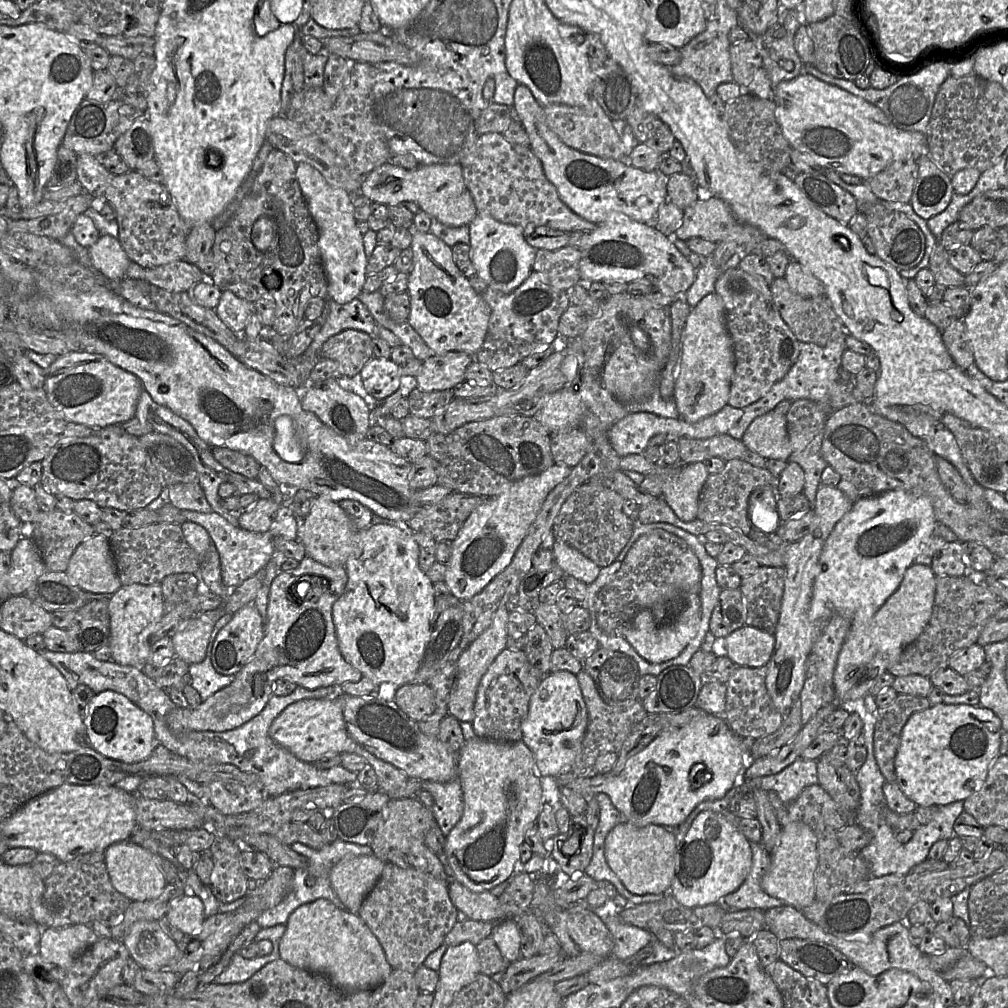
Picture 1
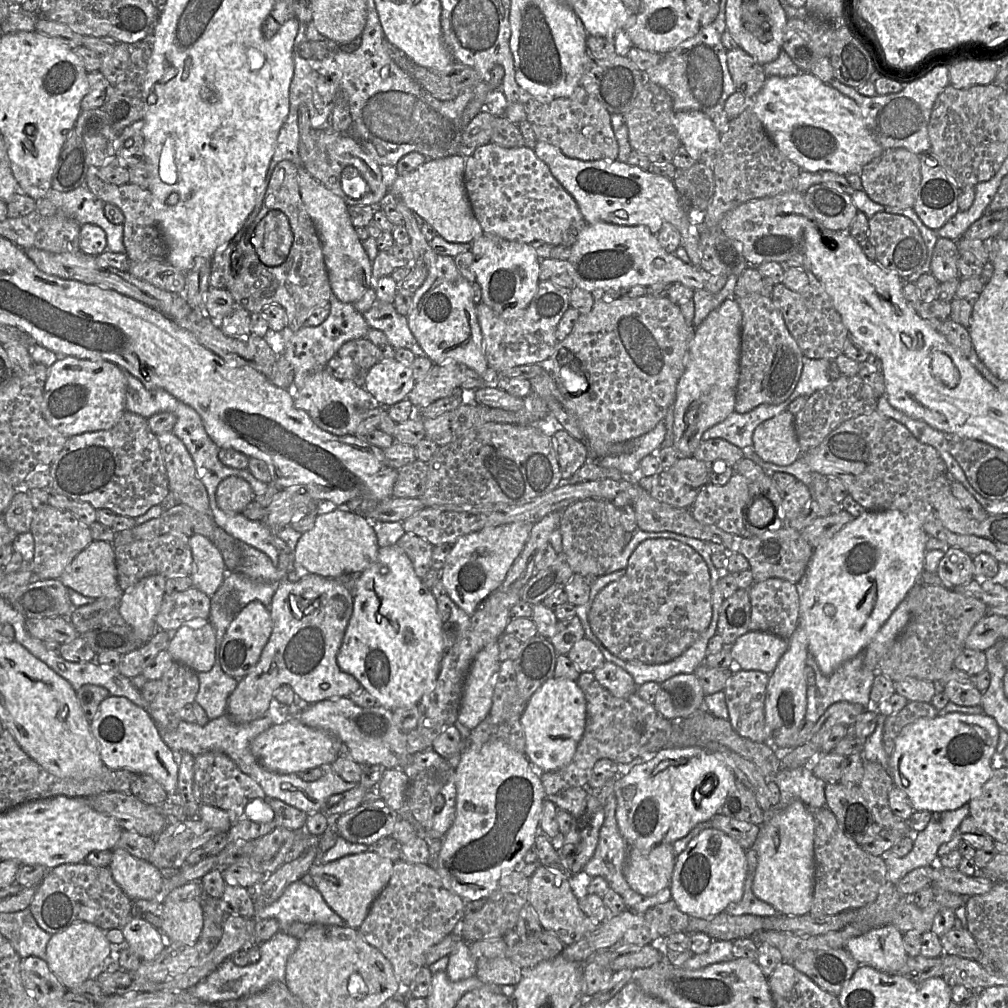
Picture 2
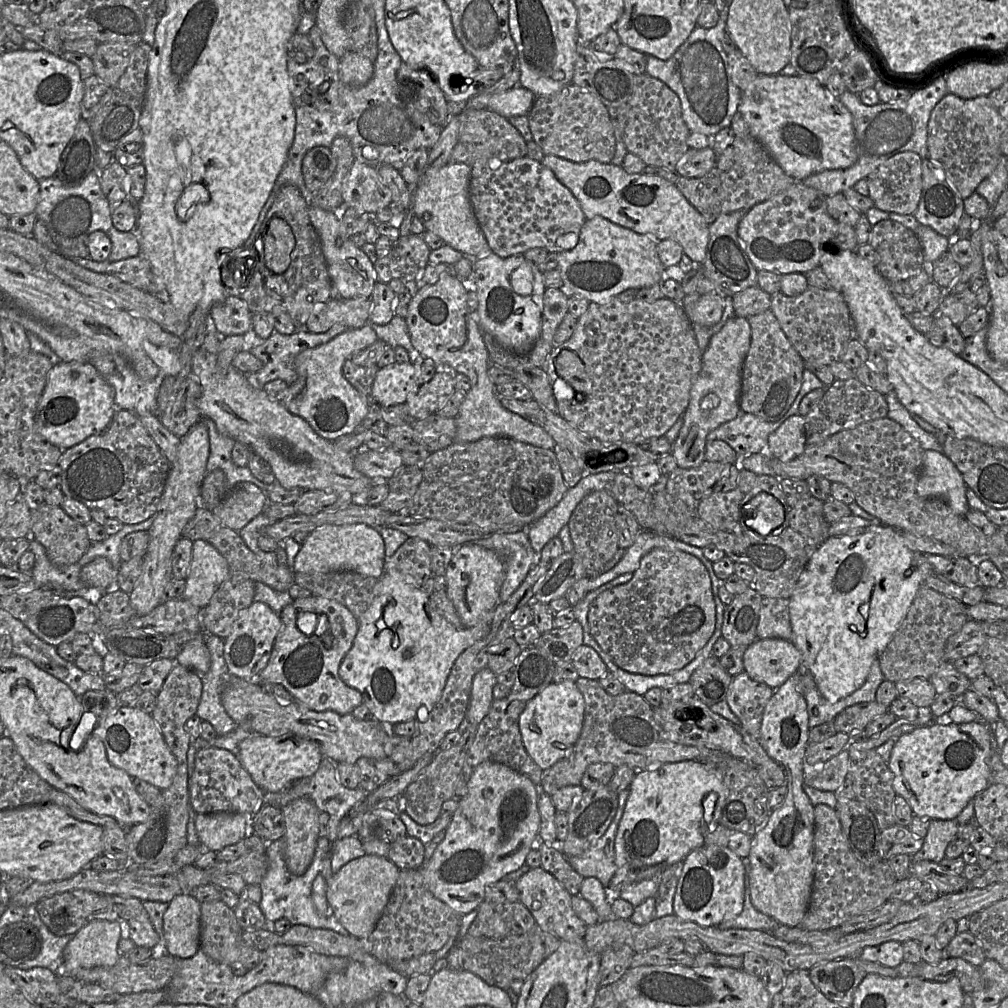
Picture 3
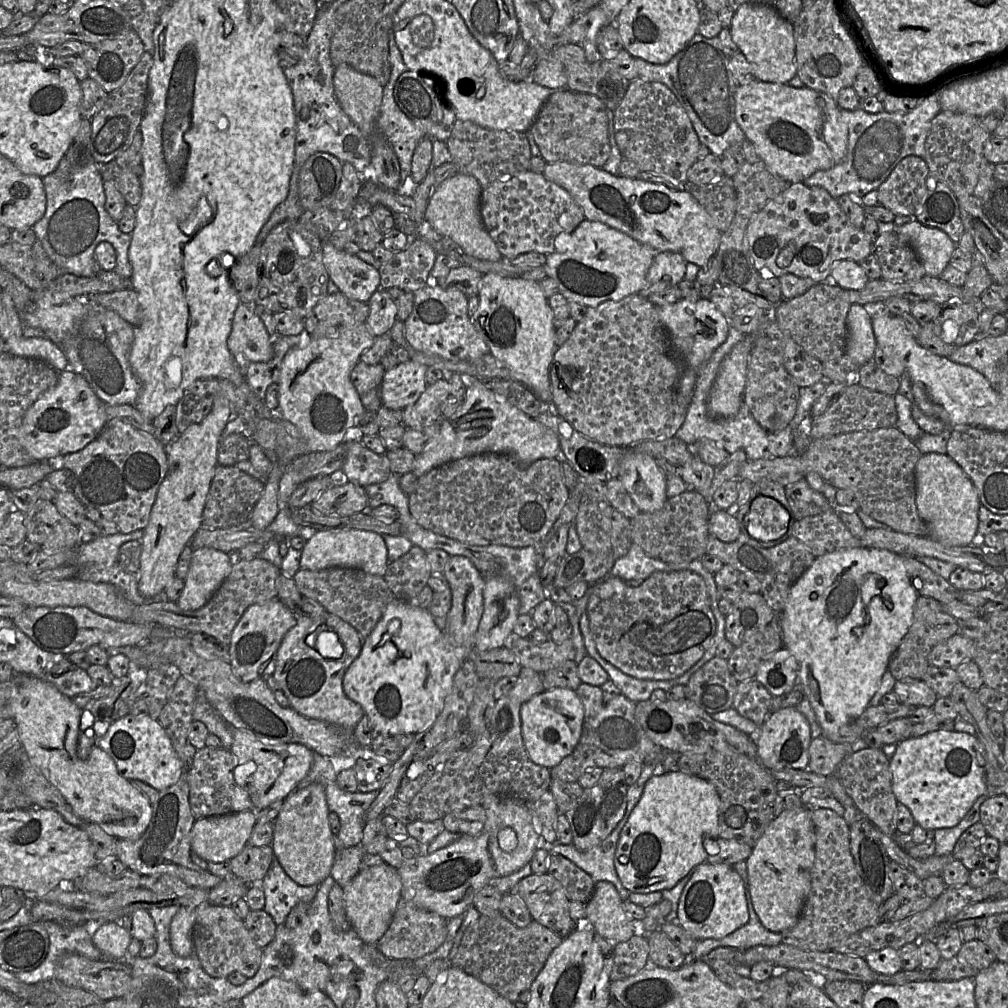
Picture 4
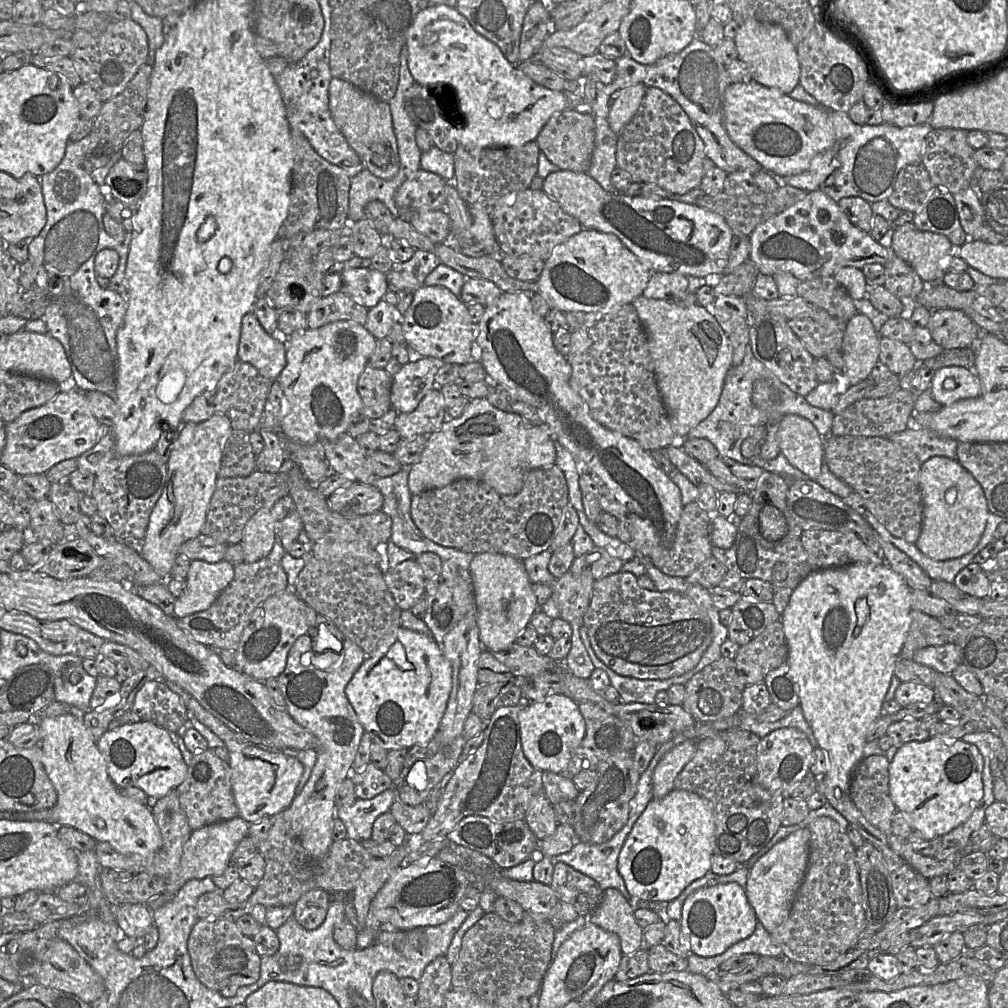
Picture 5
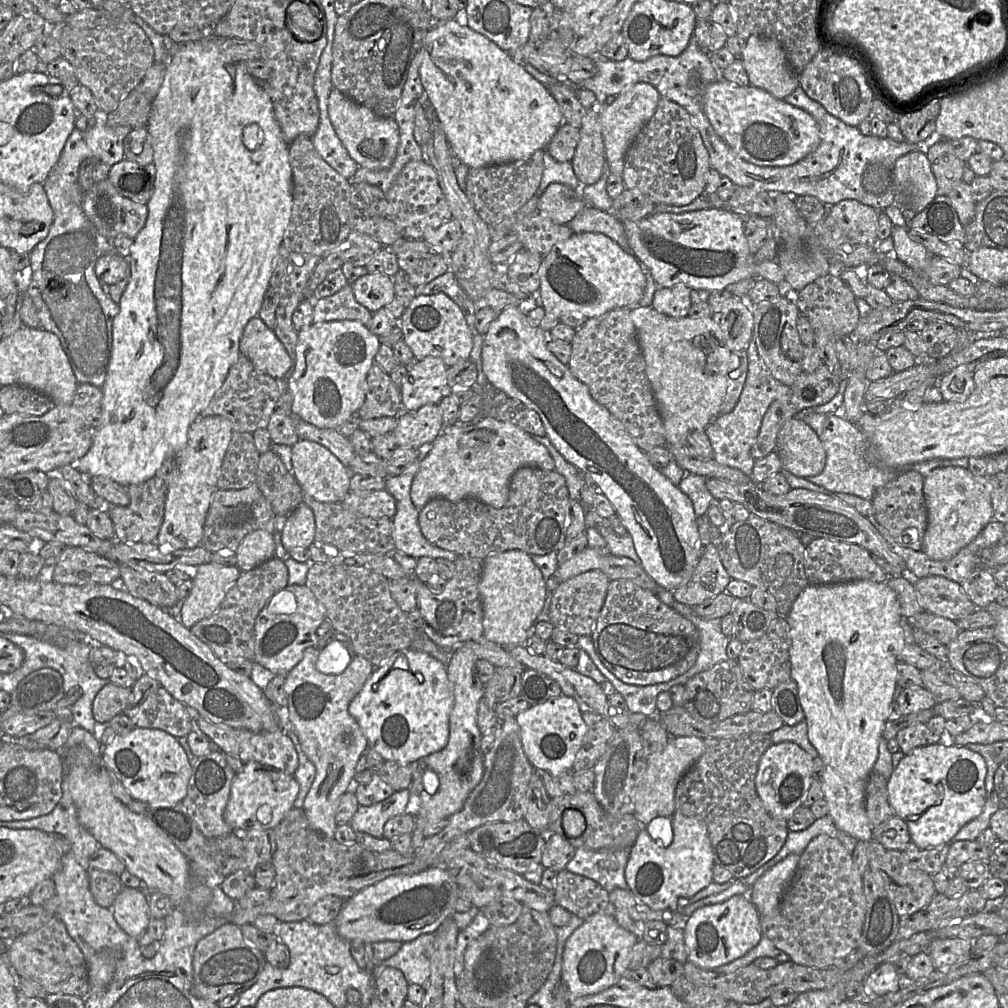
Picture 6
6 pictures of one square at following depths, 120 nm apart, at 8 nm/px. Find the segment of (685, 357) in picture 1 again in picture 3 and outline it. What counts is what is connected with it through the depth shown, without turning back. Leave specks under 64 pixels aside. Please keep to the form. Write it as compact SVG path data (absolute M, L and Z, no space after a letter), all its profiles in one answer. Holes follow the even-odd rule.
M734 315L715 333L701 356L701 370L690 389L689 404L683 424L672 444L672 455L680 468L695 468L705 461L707 434L733 420L740 410L742 369L751 343L748 319Z

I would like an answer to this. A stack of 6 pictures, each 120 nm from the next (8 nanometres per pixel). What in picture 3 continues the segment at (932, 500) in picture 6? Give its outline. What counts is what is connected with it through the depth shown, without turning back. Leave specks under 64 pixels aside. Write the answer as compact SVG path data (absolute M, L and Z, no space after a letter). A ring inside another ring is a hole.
M925 450L916 485L924 499L941 498L958 515L965 517L970 507L966 498L967 485L954 463L943 453Z

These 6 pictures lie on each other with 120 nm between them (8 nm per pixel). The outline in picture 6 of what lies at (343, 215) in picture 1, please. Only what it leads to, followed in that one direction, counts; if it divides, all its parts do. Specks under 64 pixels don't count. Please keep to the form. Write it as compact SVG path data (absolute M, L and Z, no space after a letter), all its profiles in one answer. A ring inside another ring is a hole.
M367 273L351 283L355 299L372 313L384 308L393 300L393 279L385 274Z

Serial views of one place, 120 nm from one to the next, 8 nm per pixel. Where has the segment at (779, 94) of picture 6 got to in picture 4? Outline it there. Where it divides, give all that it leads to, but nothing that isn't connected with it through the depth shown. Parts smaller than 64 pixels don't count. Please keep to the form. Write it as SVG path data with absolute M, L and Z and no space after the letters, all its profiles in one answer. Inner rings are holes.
M744 3L734 11L728 29L738 50L751 64L756 80L787 84L796 75L793 25L775 9L761 3Z

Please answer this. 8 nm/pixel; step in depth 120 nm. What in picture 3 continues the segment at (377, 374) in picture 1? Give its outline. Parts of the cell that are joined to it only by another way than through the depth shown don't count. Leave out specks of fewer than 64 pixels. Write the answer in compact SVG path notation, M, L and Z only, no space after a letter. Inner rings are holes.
M395 362L379 368L372 385L372 399L381 407L405 404L418 389L418 362Z

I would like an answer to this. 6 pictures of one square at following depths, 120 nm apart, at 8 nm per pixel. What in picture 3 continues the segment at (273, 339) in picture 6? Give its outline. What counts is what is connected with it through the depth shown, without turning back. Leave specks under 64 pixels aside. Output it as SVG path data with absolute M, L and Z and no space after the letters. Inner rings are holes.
M228 295L222 303L212 306L210 316L224 336L252 332L252 313L247 303L238 296Z

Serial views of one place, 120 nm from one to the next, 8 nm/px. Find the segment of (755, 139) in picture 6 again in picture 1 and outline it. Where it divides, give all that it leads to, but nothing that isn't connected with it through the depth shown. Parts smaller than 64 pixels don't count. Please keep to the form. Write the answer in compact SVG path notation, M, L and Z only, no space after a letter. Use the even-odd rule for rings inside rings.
M802 73L791 80L781 81L773 93L775 117L791 148L810 155L824 168L838 174L850 174L866 180L897 161L918 160L928 154L927 135L896 128L875 105L837 86L823 82L811 74Z

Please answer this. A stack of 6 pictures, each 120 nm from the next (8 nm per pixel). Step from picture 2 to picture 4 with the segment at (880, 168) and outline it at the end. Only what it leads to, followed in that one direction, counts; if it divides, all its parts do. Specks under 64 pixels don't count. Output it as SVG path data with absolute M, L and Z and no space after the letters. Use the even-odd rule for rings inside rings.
M906 156L879 186L879 204L895 216L915 216L920 212L928 192L929 168L923 158Z

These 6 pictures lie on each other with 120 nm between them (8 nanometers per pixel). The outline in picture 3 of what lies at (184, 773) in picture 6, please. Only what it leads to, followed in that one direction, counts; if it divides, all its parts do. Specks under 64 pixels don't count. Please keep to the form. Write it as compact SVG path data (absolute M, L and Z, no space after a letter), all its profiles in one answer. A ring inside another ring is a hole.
M120 706L94 732L102 740L109 762L129 776L144 780L160 790L168 788L177 773L177 760L151 714L136 706Z

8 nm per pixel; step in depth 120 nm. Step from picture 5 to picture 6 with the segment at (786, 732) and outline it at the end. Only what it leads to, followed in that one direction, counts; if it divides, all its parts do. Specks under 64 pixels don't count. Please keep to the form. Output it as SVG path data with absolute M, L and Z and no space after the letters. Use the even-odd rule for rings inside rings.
M794 742L772 744L761 756L755 784L765 809L774 817L788 820L795 810L804 805L813 771L813 758Z

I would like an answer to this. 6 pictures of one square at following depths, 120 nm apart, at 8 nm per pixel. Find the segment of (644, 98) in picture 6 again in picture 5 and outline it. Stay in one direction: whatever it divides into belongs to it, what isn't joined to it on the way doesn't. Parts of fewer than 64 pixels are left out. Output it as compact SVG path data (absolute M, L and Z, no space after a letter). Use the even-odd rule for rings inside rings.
M635 84L611 95L613 104L610 106L608 121L612 131L618 135L637 113L646 92L646 86Z

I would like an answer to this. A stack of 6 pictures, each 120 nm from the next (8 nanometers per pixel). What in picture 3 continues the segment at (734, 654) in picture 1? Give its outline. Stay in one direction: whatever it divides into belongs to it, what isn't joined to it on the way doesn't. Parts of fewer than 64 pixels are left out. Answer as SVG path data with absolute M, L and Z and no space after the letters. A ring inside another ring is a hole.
M757 638L747 646L743 664L750 678L777 689L793 674L801 673L802 654L790 640Z

